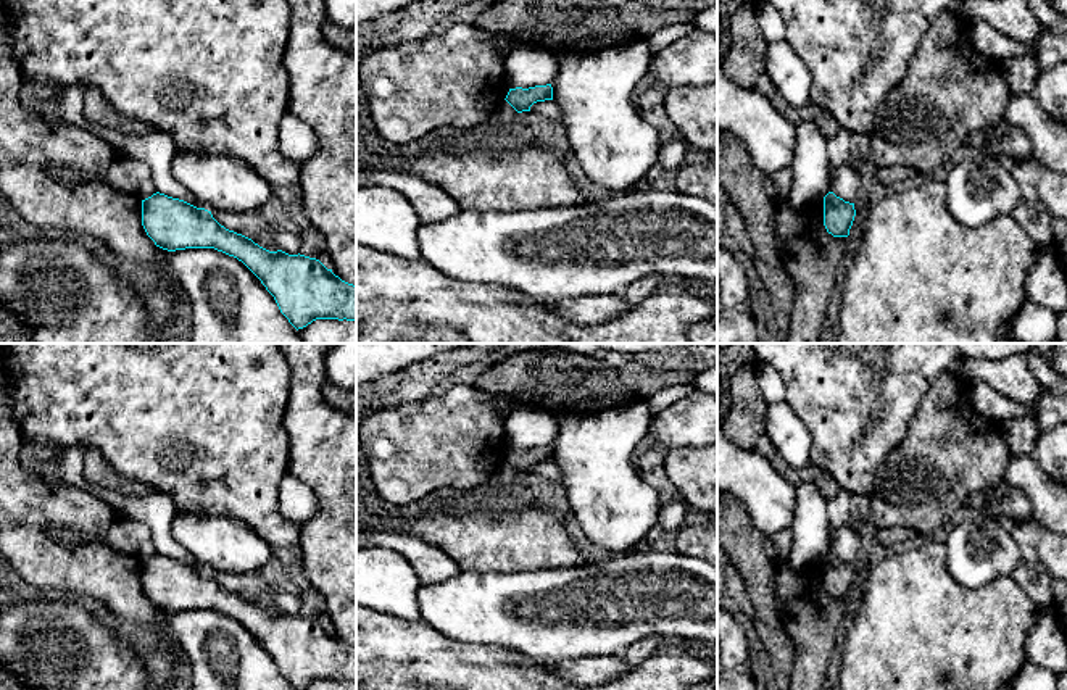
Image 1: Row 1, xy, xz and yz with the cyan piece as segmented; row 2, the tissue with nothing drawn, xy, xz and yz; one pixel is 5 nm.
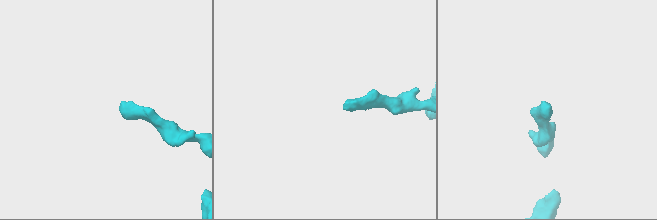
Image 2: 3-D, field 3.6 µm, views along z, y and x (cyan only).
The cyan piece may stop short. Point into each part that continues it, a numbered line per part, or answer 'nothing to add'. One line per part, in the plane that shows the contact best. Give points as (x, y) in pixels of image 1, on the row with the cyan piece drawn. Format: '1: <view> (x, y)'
nothing to add

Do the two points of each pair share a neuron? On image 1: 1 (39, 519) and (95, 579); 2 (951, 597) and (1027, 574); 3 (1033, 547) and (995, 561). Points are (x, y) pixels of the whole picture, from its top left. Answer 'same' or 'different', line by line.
1: same
2: different
3: different

